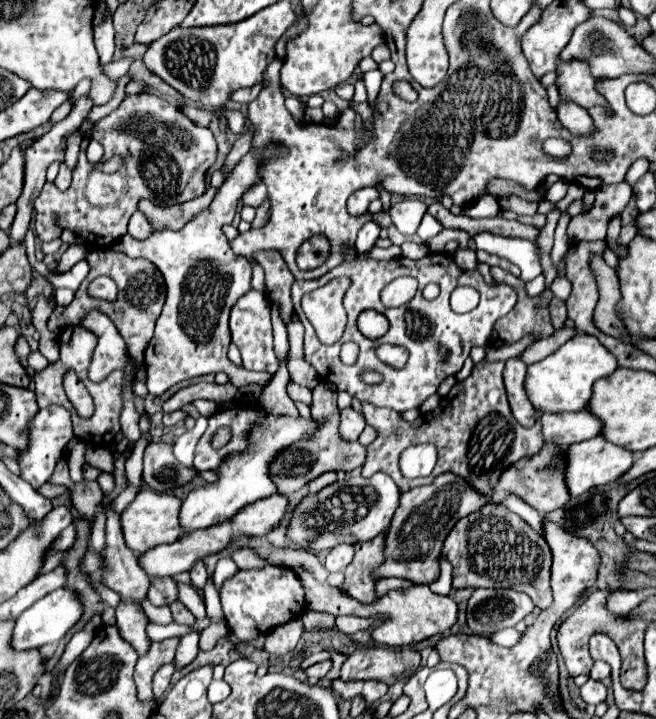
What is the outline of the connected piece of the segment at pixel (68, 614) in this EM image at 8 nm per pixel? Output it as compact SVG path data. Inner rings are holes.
M57 588L53 592L49 592L43 600L39 600L37 604L33 604L31 608L27 608L15 624L13 630L13 648L17 650L29 650L29 648L41 648L43 644L61 640L65 636L65 632L69 632L83 616L83 600L77 592L69 590L69 588Z

